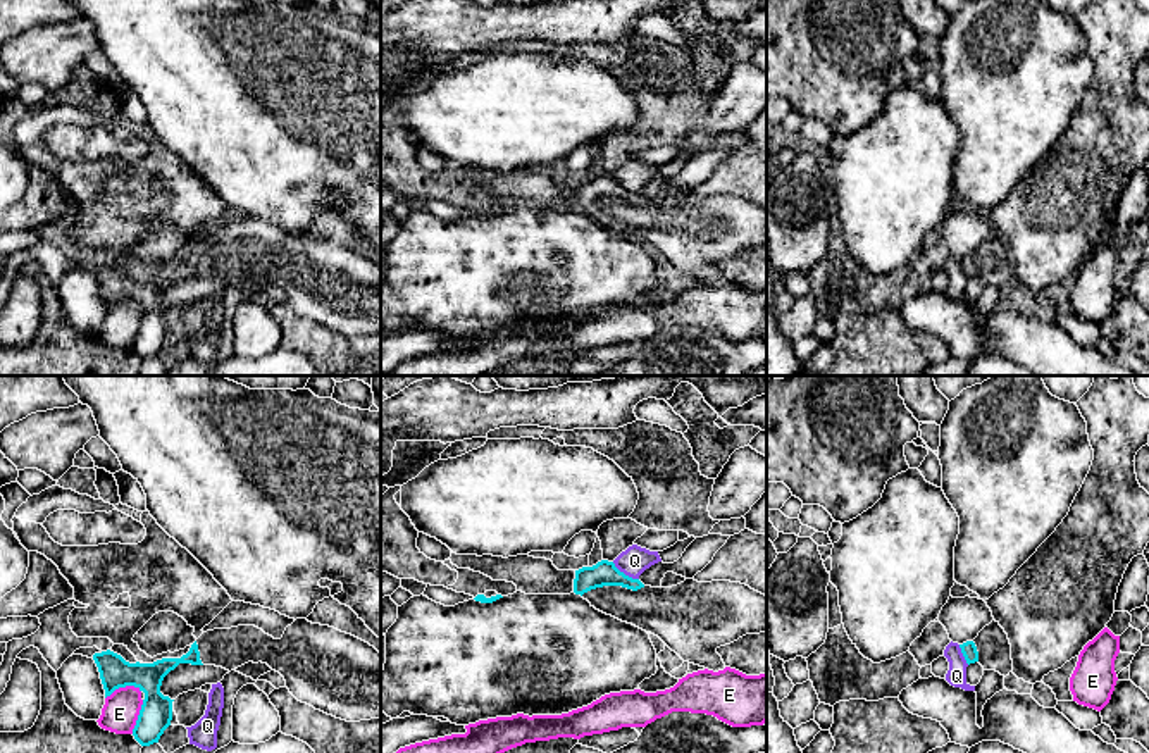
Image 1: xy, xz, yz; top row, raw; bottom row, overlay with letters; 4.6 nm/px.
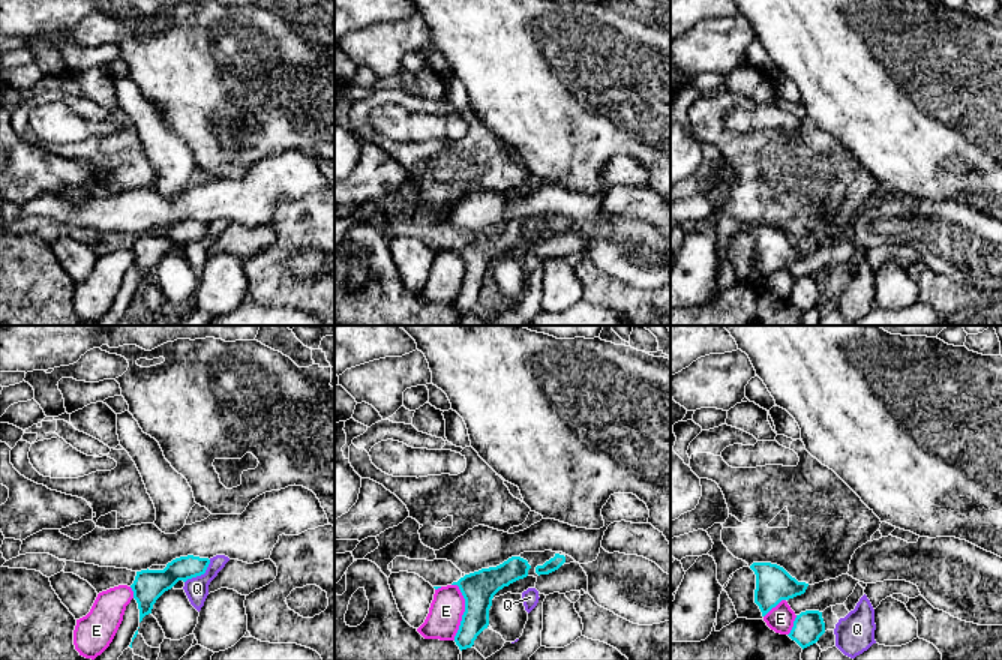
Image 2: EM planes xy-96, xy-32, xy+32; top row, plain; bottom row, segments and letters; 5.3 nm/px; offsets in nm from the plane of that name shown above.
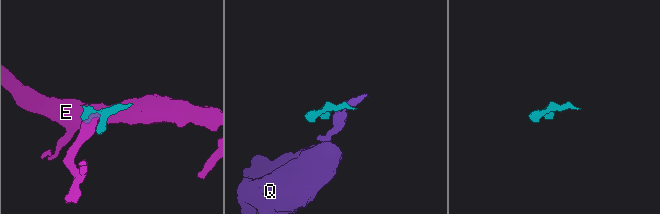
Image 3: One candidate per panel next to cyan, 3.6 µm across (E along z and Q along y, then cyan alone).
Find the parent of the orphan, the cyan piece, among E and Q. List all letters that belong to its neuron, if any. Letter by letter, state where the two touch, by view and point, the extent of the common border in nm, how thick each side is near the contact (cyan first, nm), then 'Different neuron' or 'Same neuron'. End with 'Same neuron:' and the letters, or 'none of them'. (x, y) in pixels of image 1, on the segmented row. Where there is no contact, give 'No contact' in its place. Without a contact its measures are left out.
E: Touches cyan at xy (123, 686). Shared border 180 nm. Thickness 150 nm (cyan) against 170 nm. Different neuron
Q: Touches cyan at xz (624, 574). Shared border 150 nm. Thickness 120 nm (cyan) against 140 nm. Different neuron
Same neuron: none of them

